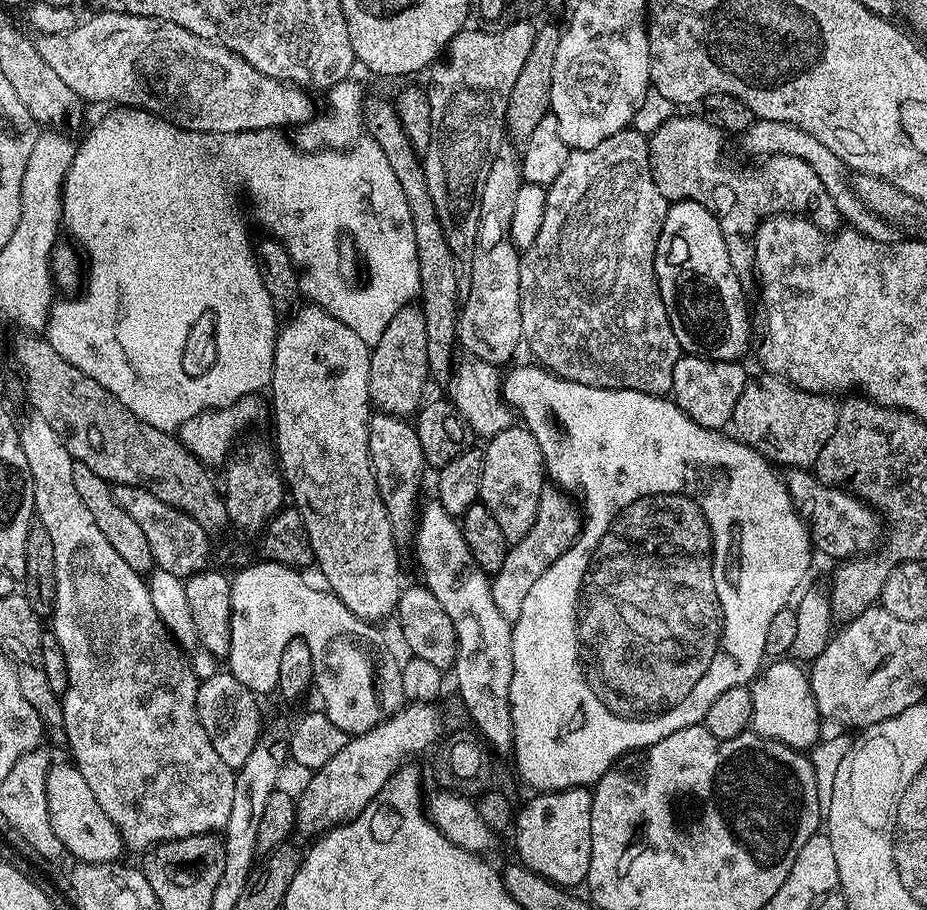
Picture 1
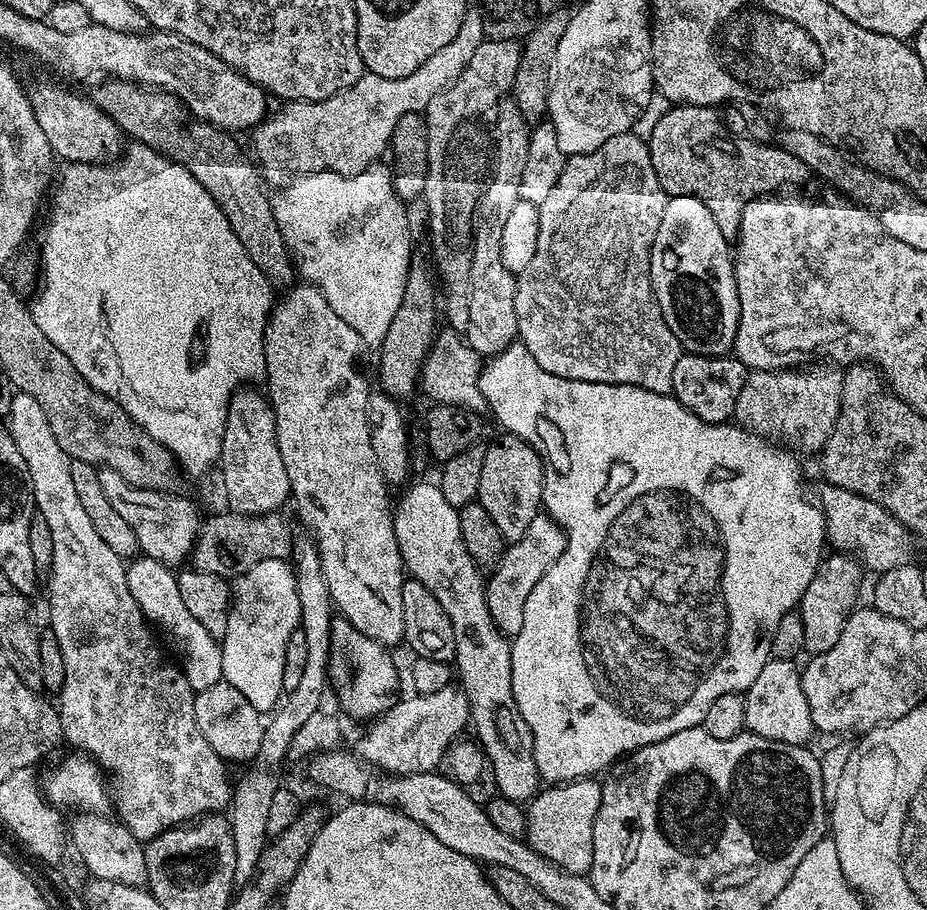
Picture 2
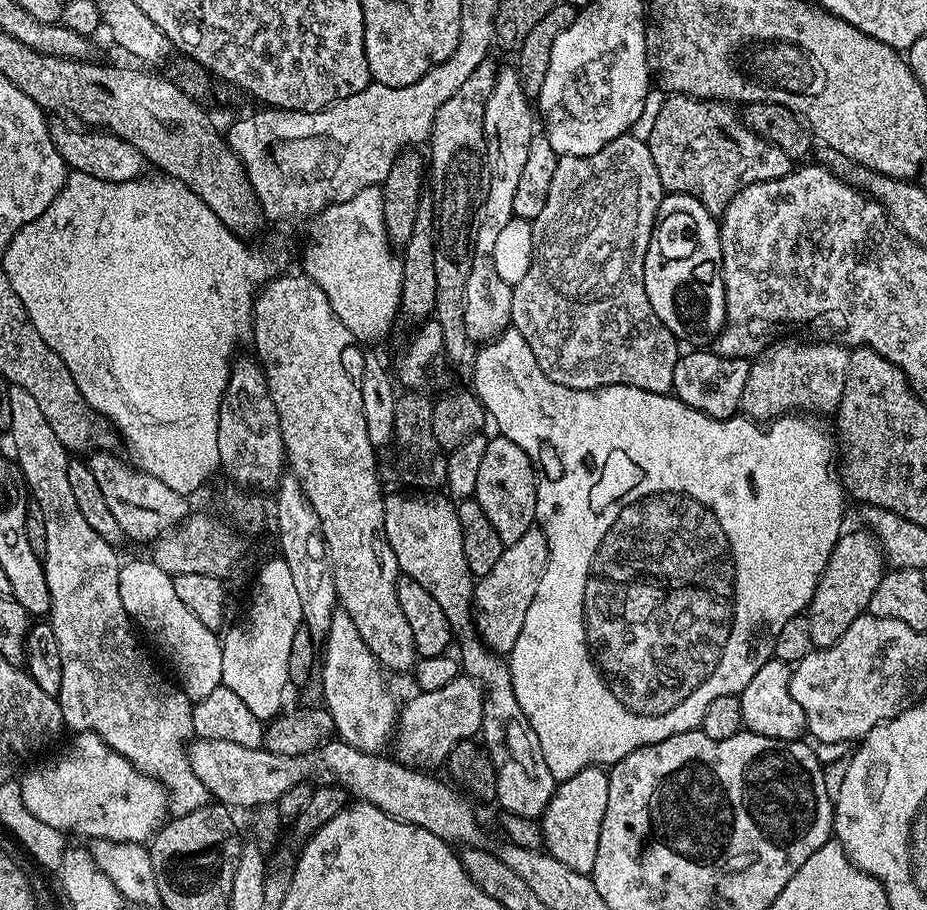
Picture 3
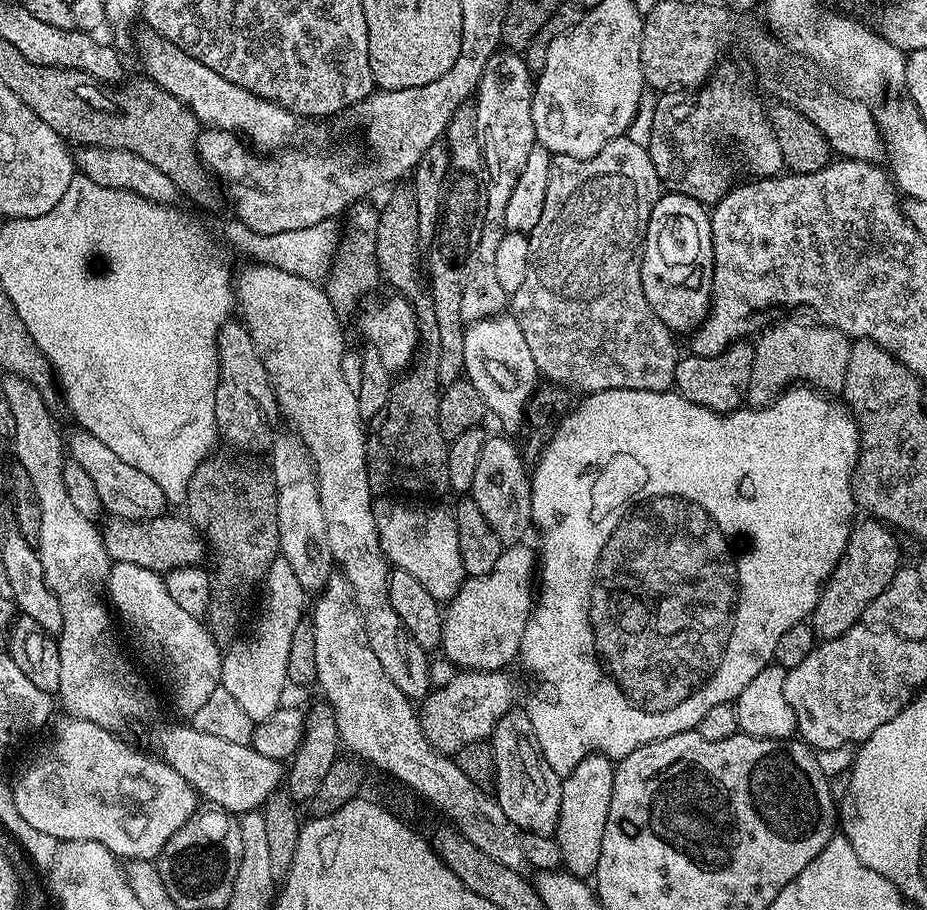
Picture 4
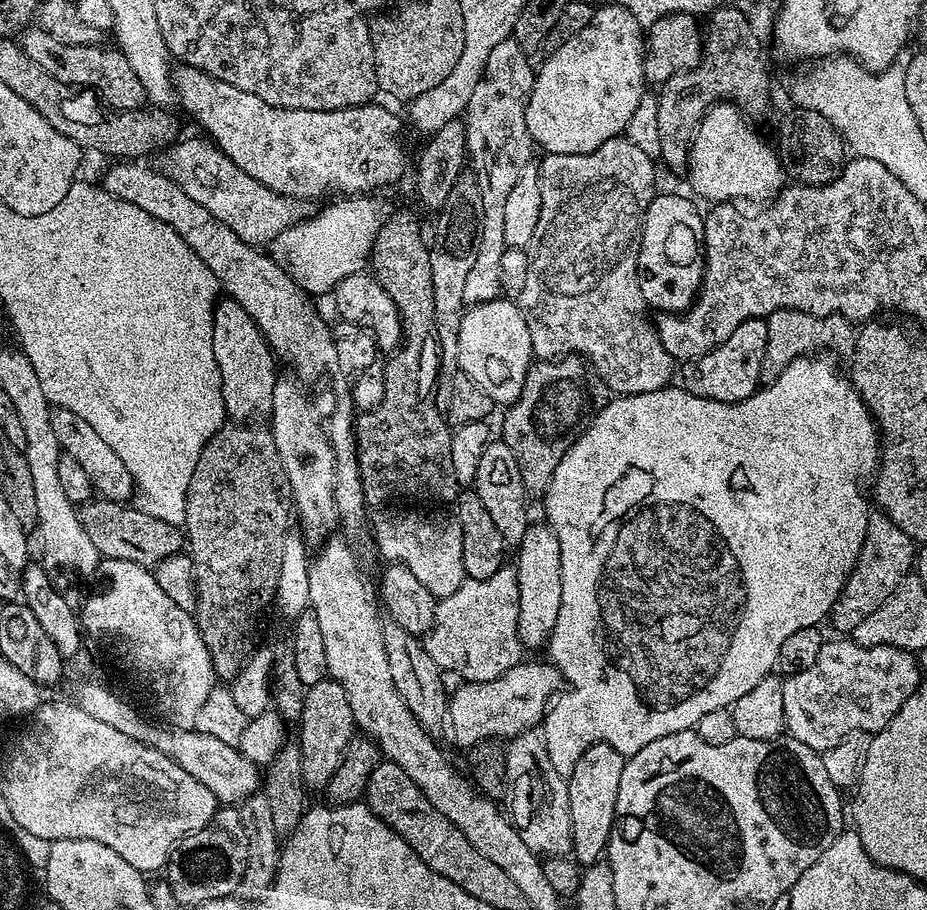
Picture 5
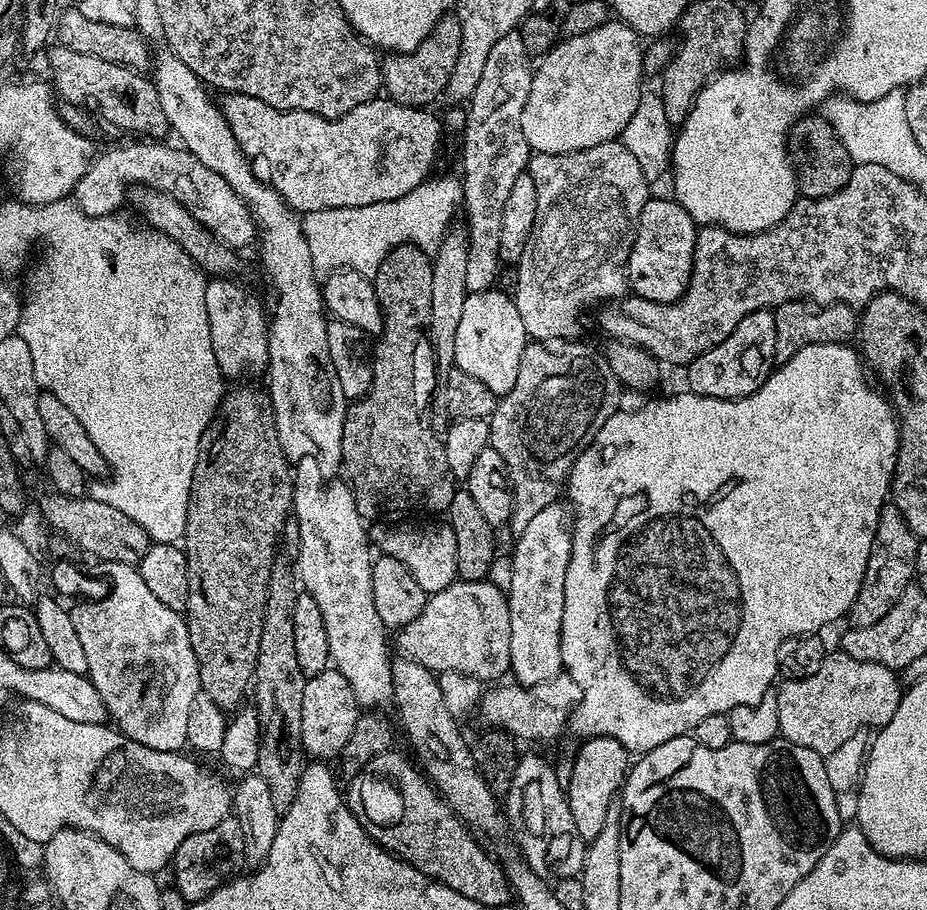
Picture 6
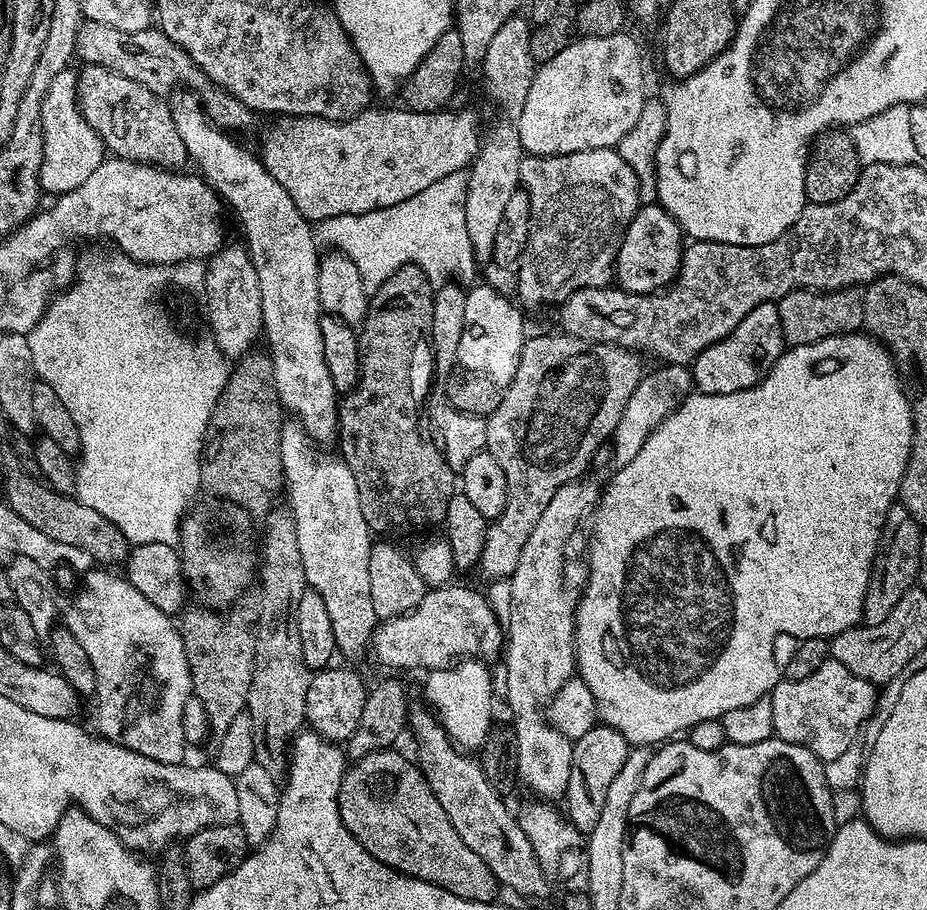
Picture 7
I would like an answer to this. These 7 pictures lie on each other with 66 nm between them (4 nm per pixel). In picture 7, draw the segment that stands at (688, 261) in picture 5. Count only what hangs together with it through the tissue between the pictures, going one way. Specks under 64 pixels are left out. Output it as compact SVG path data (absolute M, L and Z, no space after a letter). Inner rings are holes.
M645 203L634 214L628 228L620 238L620 249L615 264L615 283L628 292L658 292L668 287L680 273L680 260L684 257L686 237L680 230L680 224L659 203Z

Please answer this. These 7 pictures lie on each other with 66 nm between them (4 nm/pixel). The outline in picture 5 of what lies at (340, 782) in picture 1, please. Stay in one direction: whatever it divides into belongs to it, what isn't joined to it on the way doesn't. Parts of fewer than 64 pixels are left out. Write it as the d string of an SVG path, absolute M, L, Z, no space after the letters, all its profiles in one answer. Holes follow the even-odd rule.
M521 662L490 682L461 683L448 697L446 732L452 735L453 742L461 750L467 750L480 740L511 738L535 729L543 721L550 701L562 688L560 673L550 662L543 663Z

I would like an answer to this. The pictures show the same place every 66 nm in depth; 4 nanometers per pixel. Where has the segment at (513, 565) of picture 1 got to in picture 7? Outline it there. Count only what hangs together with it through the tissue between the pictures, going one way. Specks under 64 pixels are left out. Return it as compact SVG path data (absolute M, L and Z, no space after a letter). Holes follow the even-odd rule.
M449 582L425 591L422 602L418 602L418 606L414 610L377 623L370 641L370 652L371 655L376 655L378 663L385 664L388 668L435 670L447 668L461 658L492 662L496 655L497 659L505 651L506 628L501 617L500 620L496 617L491 602L482 593L475 592L472 588L463 588L462 585L456 583Z

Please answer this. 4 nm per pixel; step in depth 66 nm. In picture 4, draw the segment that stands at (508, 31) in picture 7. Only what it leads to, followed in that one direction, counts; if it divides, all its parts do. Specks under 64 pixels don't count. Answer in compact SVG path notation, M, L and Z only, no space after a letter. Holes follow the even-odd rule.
M497 50L490 62L486 62L486 70L482 70L480 84L474 93L476 137L480 139L484 151L488 189L476 265L466 282L466 291L462 293L462 318L465 322L499 316L510 304L509 289L504 289L500 272L496 269L496 255L500 252L500 243L506 237L506 202L510 202L510 193L518 182L518 174L522 174L522 166L526 166L526 154L530 154L530 150L536 145L532 117L533 91L534 74L528 69L523 55L511 50Z

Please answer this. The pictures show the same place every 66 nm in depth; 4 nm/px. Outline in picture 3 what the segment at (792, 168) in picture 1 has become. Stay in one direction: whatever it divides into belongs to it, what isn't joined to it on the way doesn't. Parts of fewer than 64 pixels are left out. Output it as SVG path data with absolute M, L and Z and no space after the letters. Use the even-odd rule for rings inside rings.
M672 94L665 99L646 141L650 158L654 158L654 170L658 170L658 178L665 193L693 196L695 200L702 202L702 206L706 206L706 210L726 210L734 194L738 194L746 186L754 182L777 180L782 175L780 147L750 131L744 124L741 113L732 108L735 107L731 103L722 100L697 100L695 96Z

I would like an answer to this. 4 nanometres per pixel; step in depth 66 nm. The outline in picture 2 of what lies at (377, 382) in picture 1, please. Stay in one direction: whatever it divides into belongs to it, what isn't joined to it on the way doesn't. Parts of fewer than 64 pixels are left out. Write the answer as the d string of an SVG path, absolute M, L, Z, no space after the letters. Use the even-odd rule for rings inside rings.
M420 254L413 255L412 268L408 271L408 277L406 278L406 290L402 298L402 306L398 306L398 314L394 314L394 319L390 321L390 330L386 330L386 338L380 343L378 349L378 355L380 355L379 387L386 395L393 398L408 396L412 391L417 391L420 382L420 368L424 364L424 359L428 356L428 347L432 344L432 337L438 331L438 323L436 324L436 316L438 320L438 288L434 283L429 261L425 260L420 257Z

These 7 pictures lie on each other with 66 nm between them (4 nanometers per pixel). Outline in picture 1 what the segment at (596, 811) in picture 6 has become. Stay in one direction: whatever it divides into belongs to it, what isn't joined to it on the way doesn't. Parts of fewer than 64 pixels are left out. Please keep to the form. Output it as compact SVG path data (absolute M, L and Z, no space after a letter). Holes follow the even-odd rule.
M587 787L541 792L514 816L516 850L524 867L569 890L583 885L590 870L590 810L592 794Z

